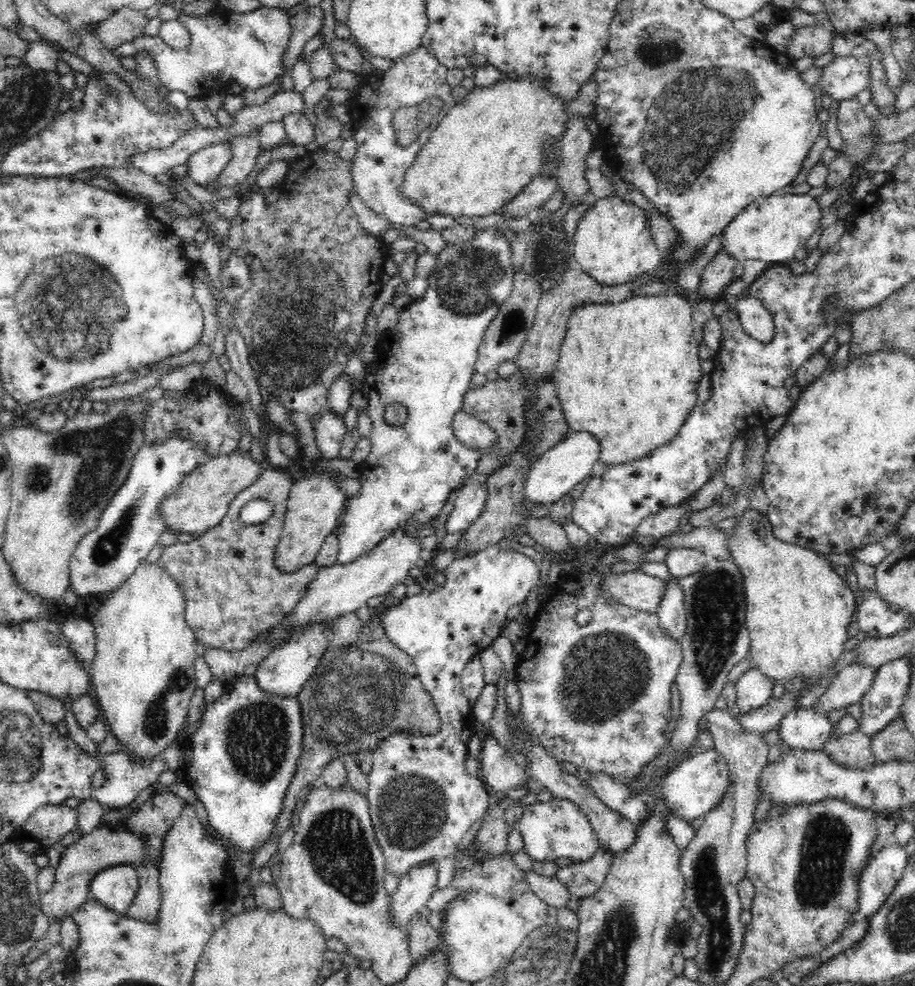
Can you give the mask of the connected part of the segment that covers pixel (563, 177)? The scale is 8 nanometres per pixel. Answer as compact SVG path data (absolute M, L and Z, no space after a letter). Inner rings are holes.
M573 114L566 123L560 138L562 160L555 174L557 185L564 191L563 204L570 202L573 206L592 199L585 177L585 160L593 150L594 137L588 130L584 117L580 114Z

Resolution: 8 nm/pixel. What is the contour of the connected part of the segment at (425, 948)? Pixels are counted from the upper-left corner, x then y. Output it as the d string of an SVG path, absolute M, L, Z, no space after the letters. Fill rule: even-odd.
M416 916L408 925L410 936L410 957L413 965L420 964L424 957L434 954L441 944L439 932L430 926L427 918Z

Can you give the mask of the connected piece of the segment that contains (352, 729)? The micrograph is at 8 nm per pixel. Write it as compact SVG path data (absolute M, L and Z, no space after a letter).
M386 603L375 608L356 642L328 648L322 655L321 664L299 692L297 697L303 720L302 756L284 794L283 808L274 822L276 828L270 840L253 853L249 864L251 874L245 881L236 884L234 894L239 897L252 897L254 888L263 882L260 880L260 870L266 864L271 864L270 857L276 853L278 840L290 826L300 790L321 782L324 768L332 758L342 759L344 754L356 755L360 750L370 752L394 732L405 730L409 734L436 734L440 730L438 710L420 680L412 657L394 645L380 625L378 612L384 612L386 608Z

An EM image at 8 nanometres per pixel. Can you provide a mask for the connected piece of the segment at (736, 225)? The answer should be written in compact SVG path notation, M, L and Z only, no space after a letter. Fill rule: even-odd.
M788 193L786 196L770 195L758 198L741 210L723 232L721 248L737 262L764 260L768 264L789 263L806 240L821 226L822 210L816 197L809 193Z

